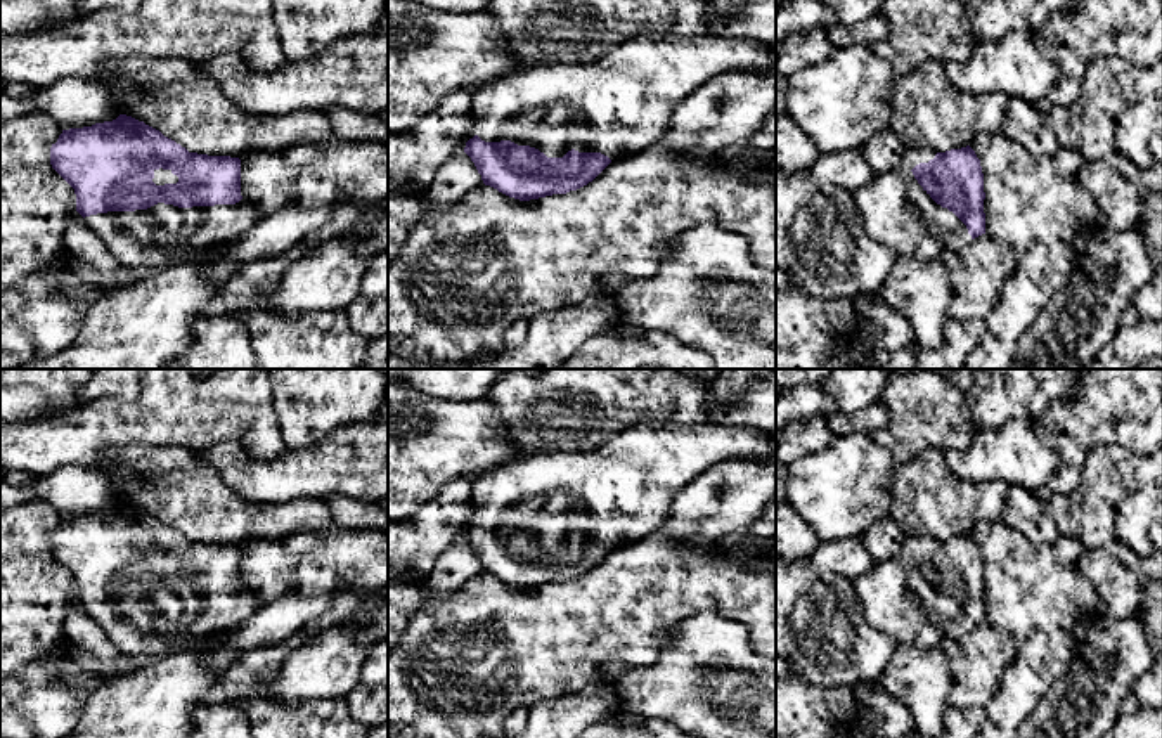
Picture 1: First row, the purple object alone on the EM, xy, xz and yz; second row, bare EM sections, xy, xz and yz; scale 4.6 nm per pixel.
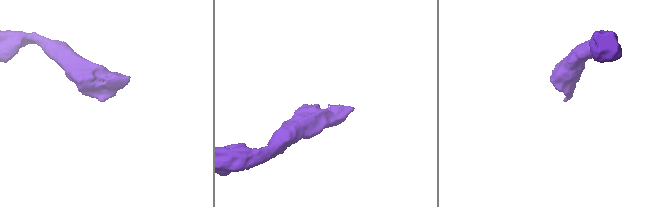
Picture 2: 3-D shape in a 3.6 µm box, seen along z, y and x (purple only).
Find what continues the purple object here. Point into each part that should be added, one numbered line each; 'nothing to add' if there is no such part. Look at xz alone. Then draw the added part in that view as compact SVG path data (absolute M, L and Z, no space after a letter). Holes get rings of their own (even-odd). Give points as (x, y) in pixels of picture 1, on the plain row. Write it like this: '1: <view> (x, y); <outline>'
1: xz (622, 491); M700 423L694 426L639 424L622 430L587 452L542 452L520 457L495 471L471 478L471 506L485 530L511 528L547 546L568 539L601 541L623 547L660 530L677 492L724 459L767 459L776 435L752 426Z

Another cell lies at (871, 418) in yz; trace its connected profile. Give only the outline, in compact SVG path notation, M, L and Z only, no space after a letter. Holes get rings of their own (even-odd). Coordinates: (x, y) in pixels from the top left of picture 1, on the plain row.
M878 402L850 414L836 411L826 418L826 424L833 435L840 437L850 433L873 435L887 426L887 409Z

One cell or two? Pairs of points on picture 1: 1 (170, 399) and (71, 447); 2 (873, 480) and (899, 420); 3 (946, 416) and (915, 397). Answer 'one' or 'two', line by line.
1: one
2: two
3: one

